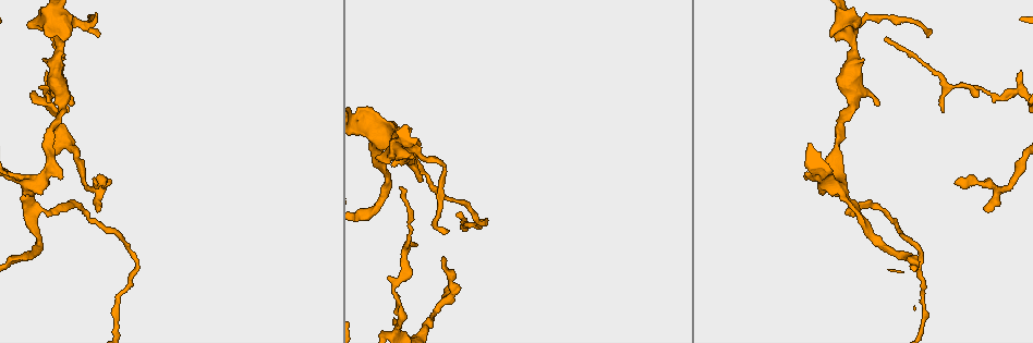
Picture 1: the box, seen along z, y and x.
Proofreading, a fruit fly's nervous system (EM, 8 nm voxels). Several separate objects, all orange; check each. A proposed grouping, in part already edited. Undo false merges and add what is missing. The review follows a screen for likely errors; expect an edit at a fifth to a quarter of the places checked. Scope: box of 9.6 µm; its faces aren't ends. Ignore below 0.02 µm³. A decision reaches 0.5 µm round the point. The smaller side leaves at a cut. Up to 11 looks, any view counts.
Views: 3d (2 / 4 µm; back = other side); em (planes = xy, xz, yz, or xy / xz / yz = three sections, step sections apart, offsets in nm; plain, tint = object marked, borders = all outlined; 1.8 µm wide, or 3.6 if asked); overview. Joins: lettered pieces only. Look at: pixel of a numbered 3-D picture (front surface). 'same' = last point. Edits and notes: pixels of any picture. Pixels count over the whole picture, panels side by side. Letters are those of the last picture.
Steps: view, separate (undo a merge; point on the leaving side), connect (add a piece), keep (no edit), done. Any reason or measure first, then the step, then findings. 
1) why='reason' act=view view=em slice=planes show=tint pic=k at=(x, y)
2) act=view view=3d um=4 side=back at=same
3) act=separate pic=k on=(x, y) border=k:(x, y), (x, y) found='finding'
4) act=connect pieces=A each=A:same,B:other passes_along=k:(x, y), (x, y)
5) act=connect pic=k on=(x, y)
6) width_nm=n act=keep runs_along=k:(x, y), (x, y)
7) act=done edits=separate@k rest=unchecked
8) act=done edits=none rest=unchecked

why='an open end' act=view view=3d um=2 pic=1 at=(926, 35)

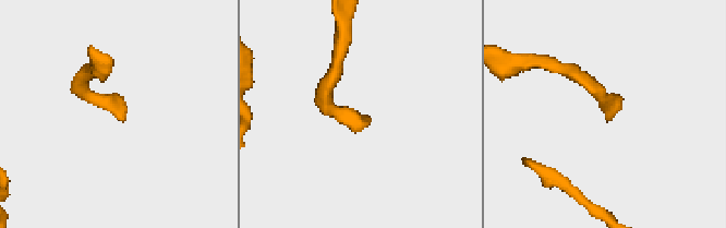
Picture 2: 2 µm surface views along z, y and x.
act=view view=em slice=xz step=4 show=borders pic=2 at=(606, 111)

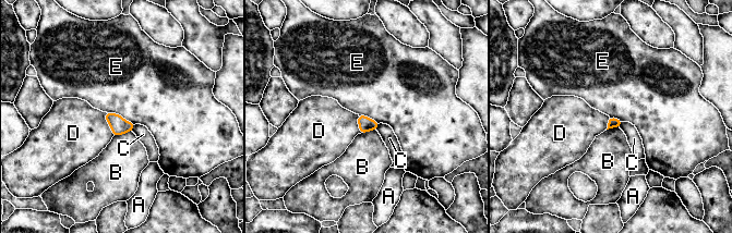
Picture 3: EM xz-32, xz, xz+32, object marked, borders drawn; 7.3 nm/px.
why='another direction' act=view view=em slice=xy step=8 show=borders at=same

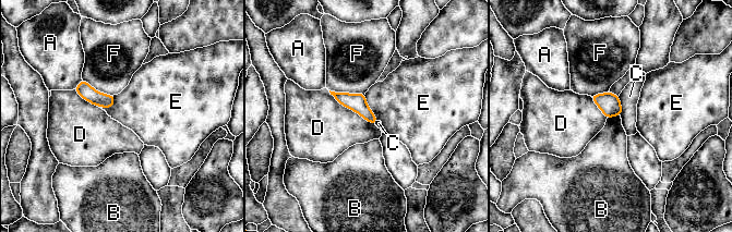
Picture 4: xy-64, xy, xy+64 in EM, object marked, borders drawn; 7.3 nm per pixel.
act=keep each=A:other,B:other,C:other,D:other,E:other,F:other border=4:(364, 94), (367, 105), (378, 120) found='none of them fits'

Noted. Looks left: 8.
why='sharp bend' act=view view=3d um=4 pic=1 at=(409, 149)

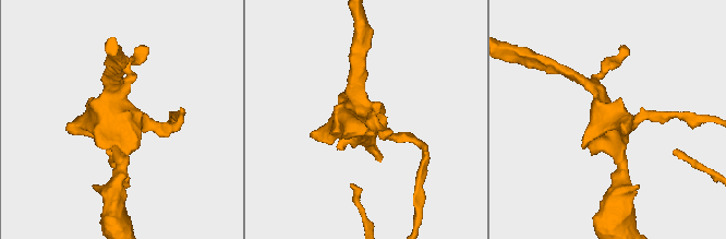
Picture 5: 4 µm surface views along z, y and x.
why='now the EM' act=view view=em slice=yz step=8 show=tint pic=5 at=(122, 132)

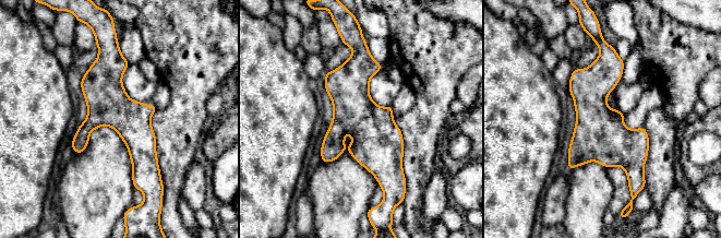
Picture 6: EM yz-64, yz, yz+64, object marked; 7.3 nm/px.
why='see the neighbours' act=view view=em slice=yz step=8 show=borders at=same

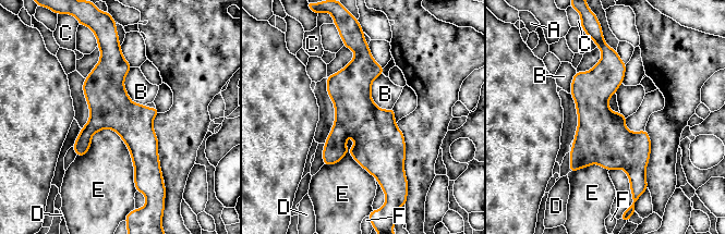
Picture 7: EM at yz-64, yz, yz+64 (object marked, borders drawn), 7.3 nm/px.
act=keep each=A:other,B:other,C:other,D:other,E:other,F:other runs_along=7:(358, 56), (383, 183) found='all the same cell'

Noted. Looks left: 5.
why='branch stops here' act=view view=3d um=2 pic=1 at=(394, 325)

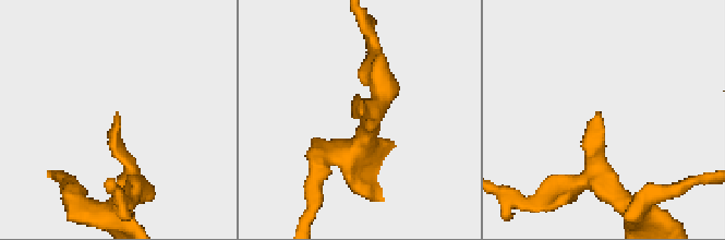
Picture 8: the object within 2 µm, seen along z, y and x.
why='now the EM' act=view view=em slice=yz step=8 show=tint pic=8 at=(361, 111)

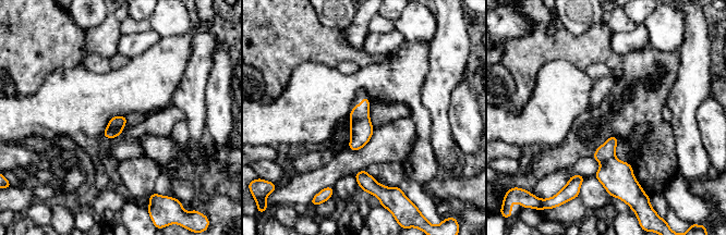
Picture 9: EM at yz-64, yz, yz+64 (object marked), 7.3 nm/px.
act=view view=em slice=yz step=8 show=borders at=same

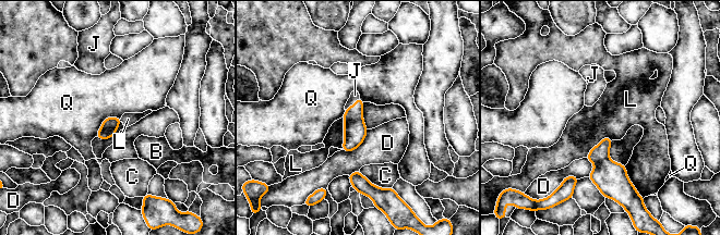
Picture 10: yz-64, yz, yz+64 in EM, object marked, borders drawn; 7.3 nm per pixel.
longest_contact=C:280nm act=connect pieces=J each=B:other,C:other,D:other,J:same,L:other,Q:other passes_along=10:(355, 130), (352, 104), (355, 95) found='it goes on there'

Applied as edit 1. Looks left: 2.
act=done edits=connect@10 rest=unchecked

